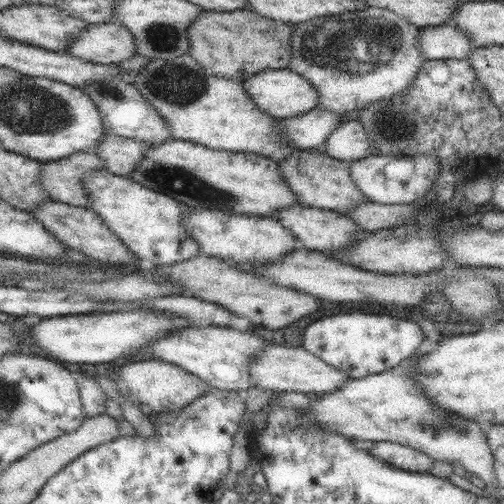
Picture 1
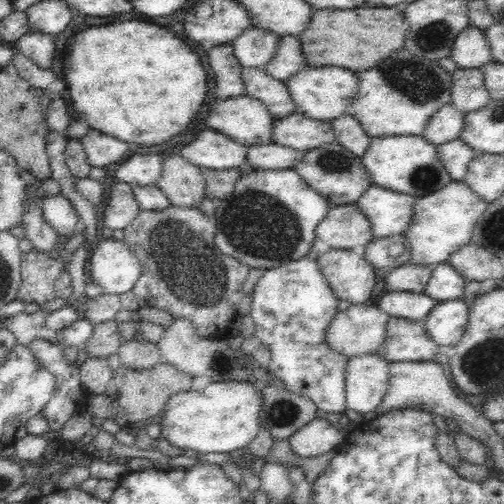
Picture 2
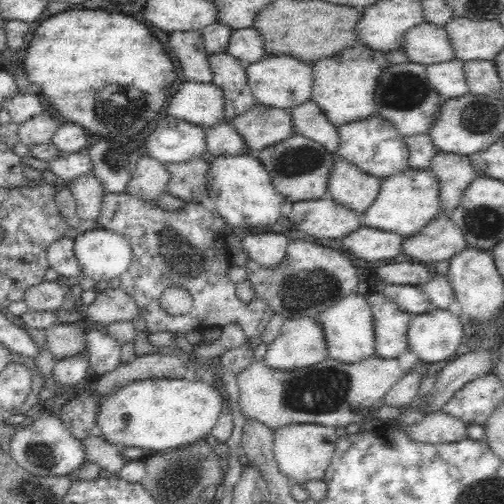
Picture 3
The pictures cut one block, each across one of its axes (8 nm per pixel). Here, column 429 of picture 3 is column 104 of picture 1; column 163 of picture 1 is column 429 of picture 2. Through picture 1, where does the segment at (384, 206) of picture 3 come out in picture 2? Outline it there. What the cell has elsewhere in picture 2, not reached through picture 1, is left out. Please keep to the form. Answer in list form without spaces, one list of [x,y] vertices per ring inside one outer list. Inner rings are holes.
[[[452,182],[446,188],[430,194],[416,198],[414,202],[414,220],[410,228],[404,232],[410,252],[412,252],[412,264],[422,264],[422,266],[438,266],[438,264],[448,264],[450,256],[462,250],[462,246],[472,242],[472,230],[476,222],[486,214],[488,202],[478,198],[466,182]]]

